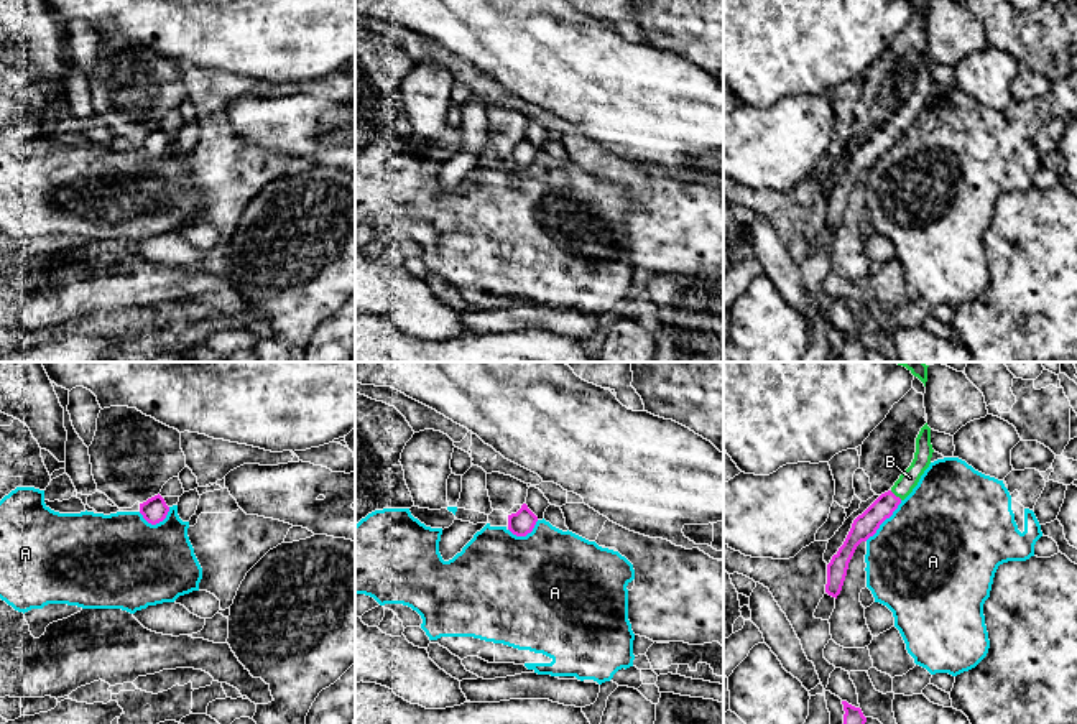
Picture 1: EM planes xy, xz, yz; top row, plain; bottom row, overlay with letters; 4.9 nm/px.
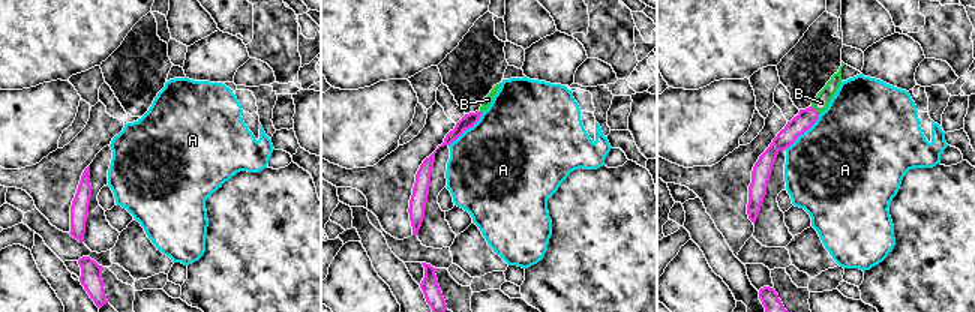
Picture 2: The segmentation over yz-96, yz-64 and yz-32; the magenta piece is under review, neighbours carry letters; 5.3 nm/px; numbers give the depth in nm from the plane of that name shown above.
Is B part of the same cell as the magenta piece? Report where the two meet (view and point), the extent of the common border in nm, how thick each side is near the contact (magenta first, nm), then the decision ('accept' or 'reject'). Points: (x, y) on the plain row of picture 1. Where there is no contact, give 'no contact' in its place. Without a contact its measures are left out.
yz (895, 127) | 80 nm | 120/90 nm | accept

